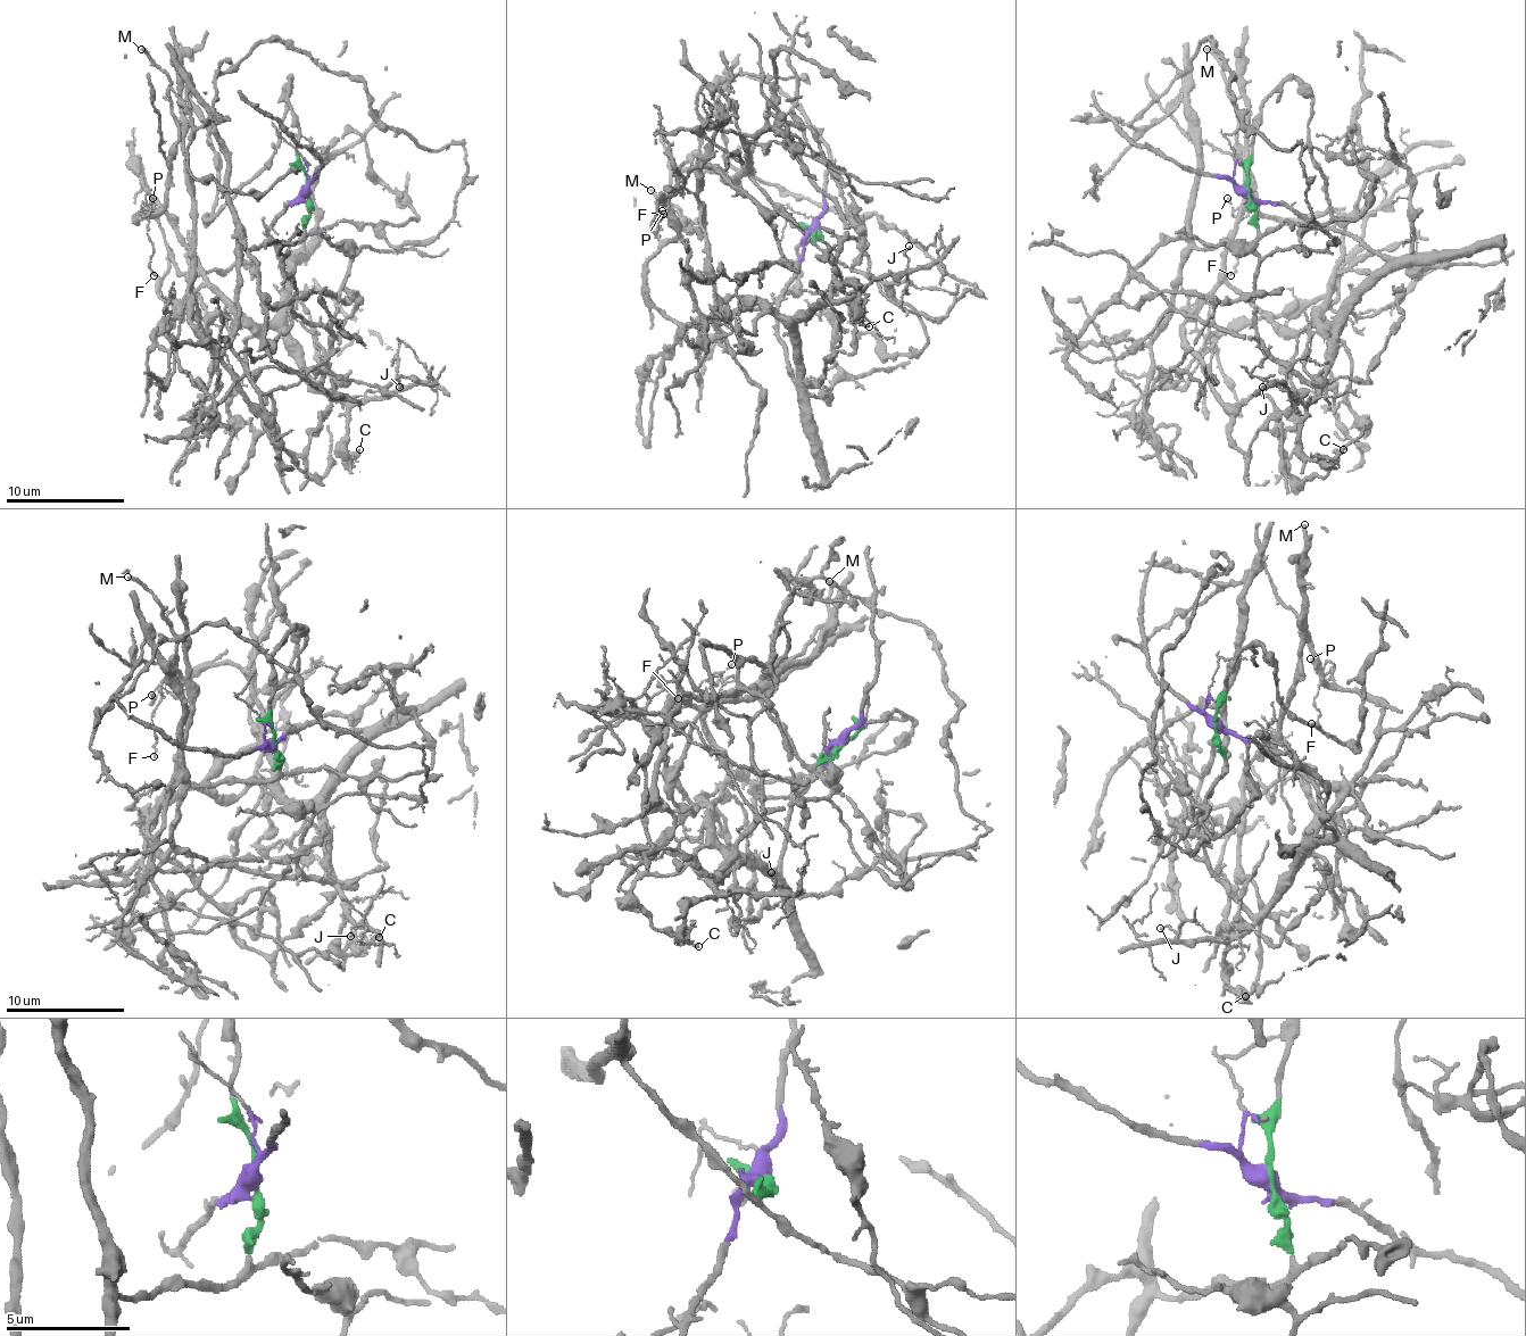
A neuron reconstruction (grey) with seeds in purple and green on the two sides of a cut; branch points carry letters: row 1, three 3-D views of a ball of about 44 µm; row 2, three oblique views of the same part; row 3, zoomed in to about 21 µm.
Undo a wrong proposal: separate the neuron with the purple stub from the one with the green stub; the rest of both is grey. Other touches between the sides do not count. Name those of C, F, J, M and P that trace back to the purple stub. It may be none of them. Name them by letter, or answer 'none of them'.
C, F, J, M, P

